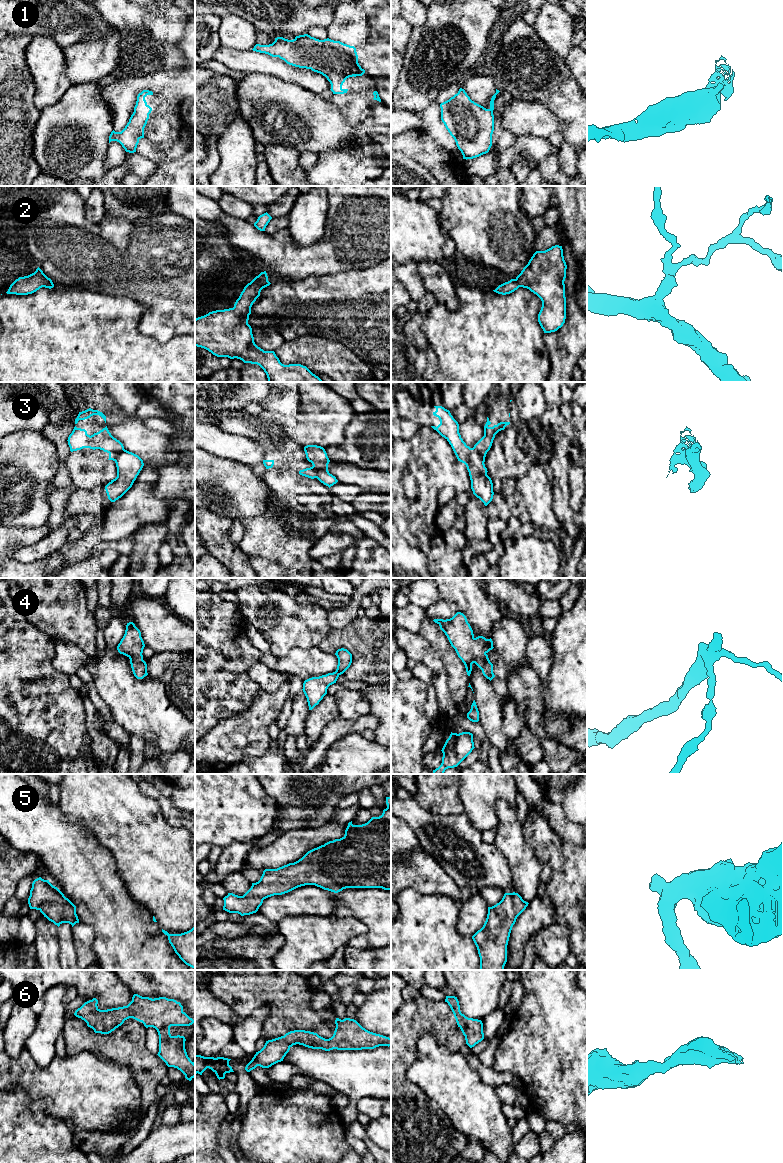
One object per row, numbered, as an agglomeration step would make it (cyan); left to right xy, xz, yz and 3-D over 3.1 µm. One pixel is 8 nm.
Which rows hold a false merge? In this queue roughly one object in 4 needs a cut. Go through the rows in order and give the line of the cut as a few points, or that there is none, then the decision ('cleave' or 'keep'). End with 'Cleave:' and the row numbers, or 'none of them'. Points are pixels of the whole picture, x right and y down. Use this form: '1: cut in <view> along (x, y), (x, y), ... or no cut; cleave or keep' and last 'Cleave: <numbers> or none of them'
1: no cut; keep
2: no cut; keep
3: cut in xy along (124, 449), (114, 460); cleave
4: no cut; keep
5: no cut; keep
6: no cut; keep
Cleave: 3

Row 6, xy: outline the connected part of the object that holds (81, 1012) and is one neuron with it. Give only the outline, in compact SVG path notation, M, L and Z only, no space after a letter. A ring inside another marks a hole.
M134 994L132 1001L127 1006L100 1010L97 1004L98 1000L93 998L78 1008L74 1015L84 1020L87 1023L87 1026L92 1028L95 1033L101 1034L111 1033L129 1018L142 1022L146 1028L155 1028L159 1035L159 1052L157 1055L168 1067L174 1067L180 1070L187 1080L191 1081L195 1077L195 1063L192 1062L187 1055L185 1049L185 1037L180 1035L172 1036L170 1034L171 1026L190 1026L195 1022L183 1011L183 1006L180 1002L166 997L152 999Z

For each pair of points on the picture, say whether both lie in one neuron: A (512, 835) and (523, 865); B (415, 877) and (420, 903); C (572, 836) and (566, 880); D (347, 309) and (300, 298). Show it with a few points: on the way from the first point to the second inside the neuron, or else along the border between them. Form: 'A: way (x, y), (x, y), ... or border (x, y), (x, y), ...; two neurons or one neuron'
A: way (512, 842), (521, 858); one neuron
B: border (401, 893), (414, 891), (427, 895), (442, 894); two neurons
C: border (552, 828), (563, 839), (576, 844); two neurons
D: way (335, 307), (312, 306); one neuron

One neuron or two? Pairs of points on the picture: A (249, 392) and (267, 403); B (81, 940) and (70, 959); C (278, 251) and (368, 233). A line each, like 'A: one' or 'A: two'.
A: two
B: two
C: one

